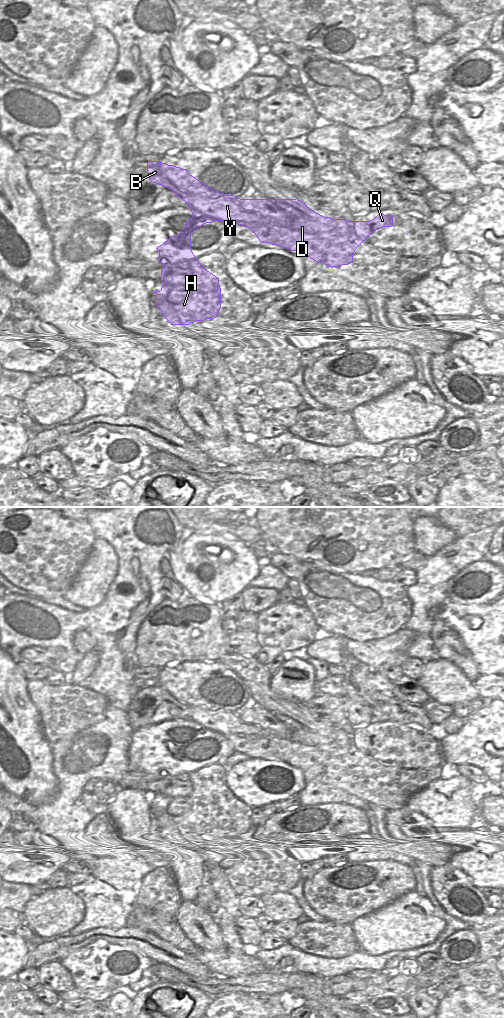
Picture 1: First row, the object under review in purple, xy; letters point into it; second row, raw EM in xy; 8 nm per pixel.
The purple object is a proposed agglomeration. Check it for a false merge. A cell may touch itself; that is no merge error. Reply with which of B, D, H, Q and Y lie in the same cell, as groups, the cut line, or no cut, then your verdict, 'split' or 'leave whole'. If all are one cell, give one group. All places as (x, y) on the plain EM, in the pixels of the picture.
B D H Q Y | no cut | leave whole

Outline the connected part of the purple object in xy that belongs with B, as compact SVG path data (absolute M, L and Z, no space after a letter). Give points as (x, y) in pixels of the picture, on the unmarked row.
M160 673L147 674L147 686L149 692L158 697L170 701L177 709L182 711L190 720L193 728L185 735L183 742L167 751L156 761L159 762L159 774L163 798L160 803L154 804L155 816L171 837L189 837L196 833L214 831L221 820L221 800L219 790L210 785L195 769L191 762L191 746L206 735L214 733L230 733L244 739L248 739L261 755L278 757L292 763L296 763L306 769L310 769L317 775L324 775L328 779L340 779L353 775L355 762L376 742L382 739L393 738L393 727L379 726L370 733L346 733L344 731L332 731L324 729L305 715L296 711L240 711L234 707L220 705L208 697L202 695L187 684L174 677L168 677Z

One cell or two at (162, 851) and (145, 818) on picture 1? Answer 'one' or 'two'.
one

